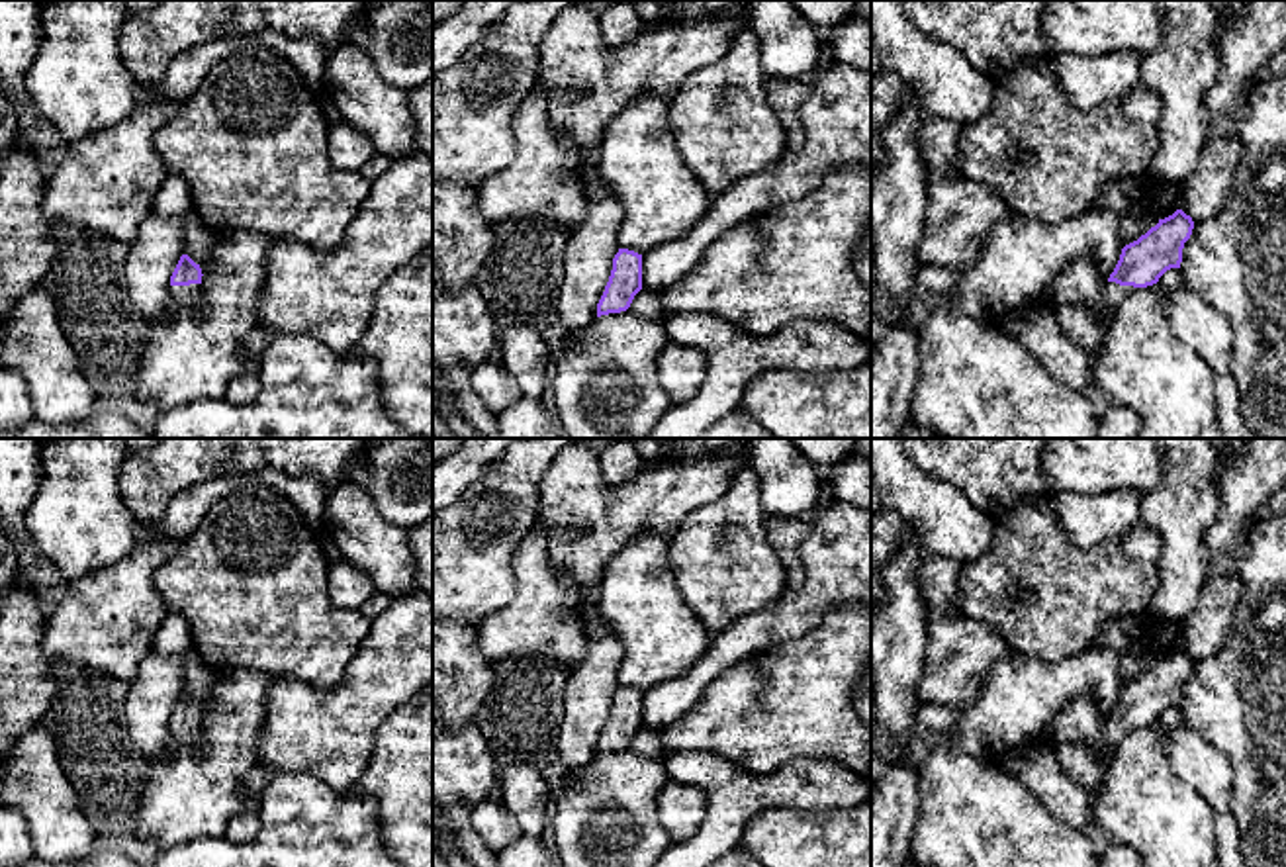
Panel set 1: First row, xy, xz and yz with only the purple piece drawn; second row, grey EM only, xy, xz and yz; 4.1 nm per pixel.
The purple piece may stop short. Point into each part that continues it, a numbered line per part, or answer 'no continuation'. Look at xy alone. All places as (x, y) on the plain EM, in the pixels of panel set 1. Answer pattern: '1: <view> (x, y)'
1: xy (190, 732)

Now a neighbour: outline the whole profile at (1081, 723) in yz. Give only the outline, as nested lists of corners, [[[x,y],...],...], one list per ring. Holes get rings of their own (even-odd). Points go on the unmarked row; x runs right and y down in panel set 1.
[[[1082,693],[1053,716],[1045,736],[1053,742],[1077,744],[1096,755],[1108,755],[1108,746],[1104,742],[1106,720],[1094,697]]]

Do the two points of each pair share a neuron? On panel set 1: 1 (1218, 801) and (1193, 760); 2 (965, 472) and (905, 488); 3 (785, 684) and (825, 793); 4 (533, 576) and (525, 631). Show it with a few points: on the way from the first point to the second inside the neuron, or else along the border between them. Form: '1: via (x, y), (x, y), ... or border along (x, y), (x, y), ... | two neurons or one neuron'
1: via (1216, 791), (1212, 779), (1202, 770) | one neuron
2: border along (911, 458), (928, 476), (954, 486), (975, 507) | two neurons
3: border along (850, 768), (832, 760), (791, 758), (768, 774) | two neurons
4: via (533, 590), (533, 617) | one neuron

